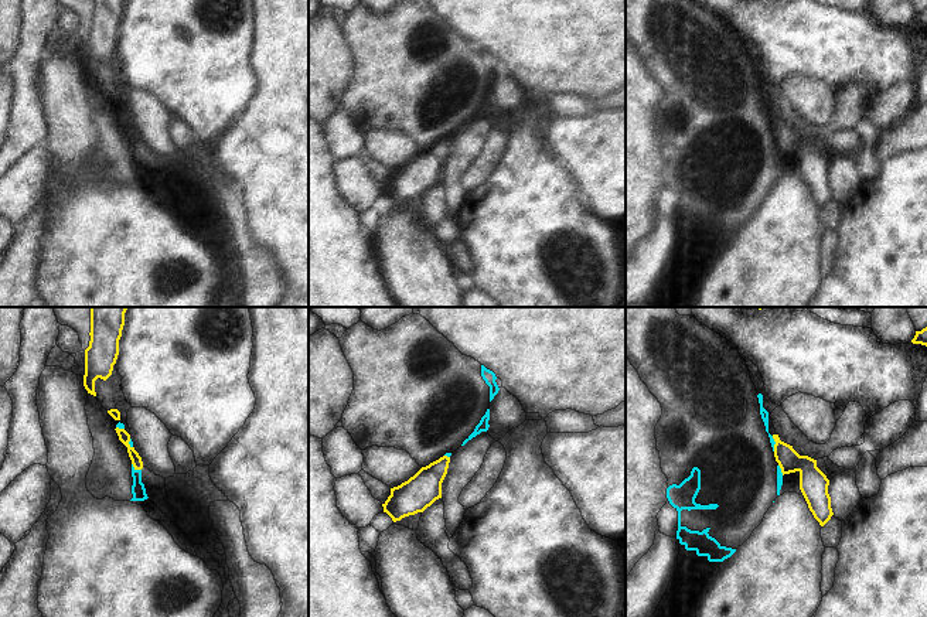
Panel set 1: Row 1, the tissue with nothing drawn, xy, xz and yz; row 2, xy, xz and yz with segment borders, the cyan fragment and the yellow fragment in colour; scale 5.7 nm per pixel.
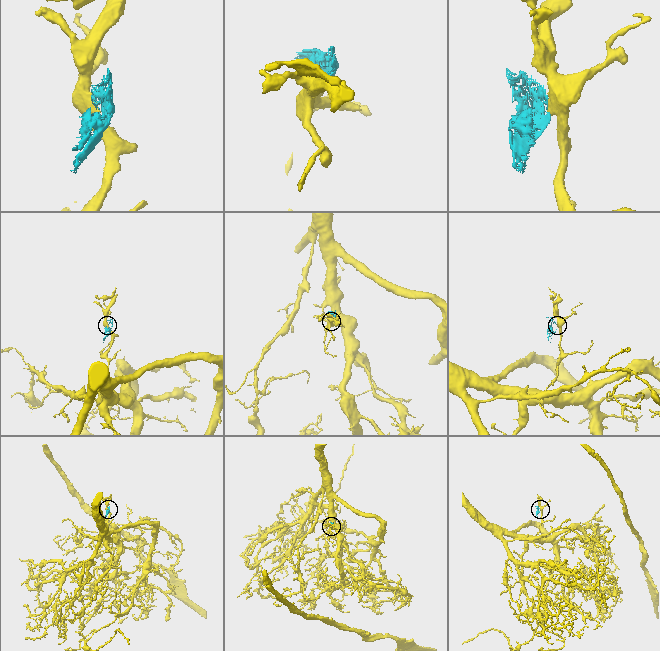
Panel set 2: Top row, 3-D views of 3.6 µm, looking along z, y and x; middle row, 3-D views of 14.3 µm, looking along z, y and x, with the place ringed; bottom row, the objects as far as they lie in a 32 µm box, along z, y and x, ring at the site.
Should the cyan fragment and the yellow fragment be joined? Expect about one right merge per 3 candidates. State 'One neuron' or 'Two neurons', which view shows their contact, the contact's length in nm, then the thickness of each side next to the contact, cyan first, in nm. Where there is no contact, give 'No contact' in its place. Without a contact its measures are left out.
Two neurons. Touches cyan in yz. Shared border 90 nm. Thickness 50 nm (cyan) against 130 nm.

